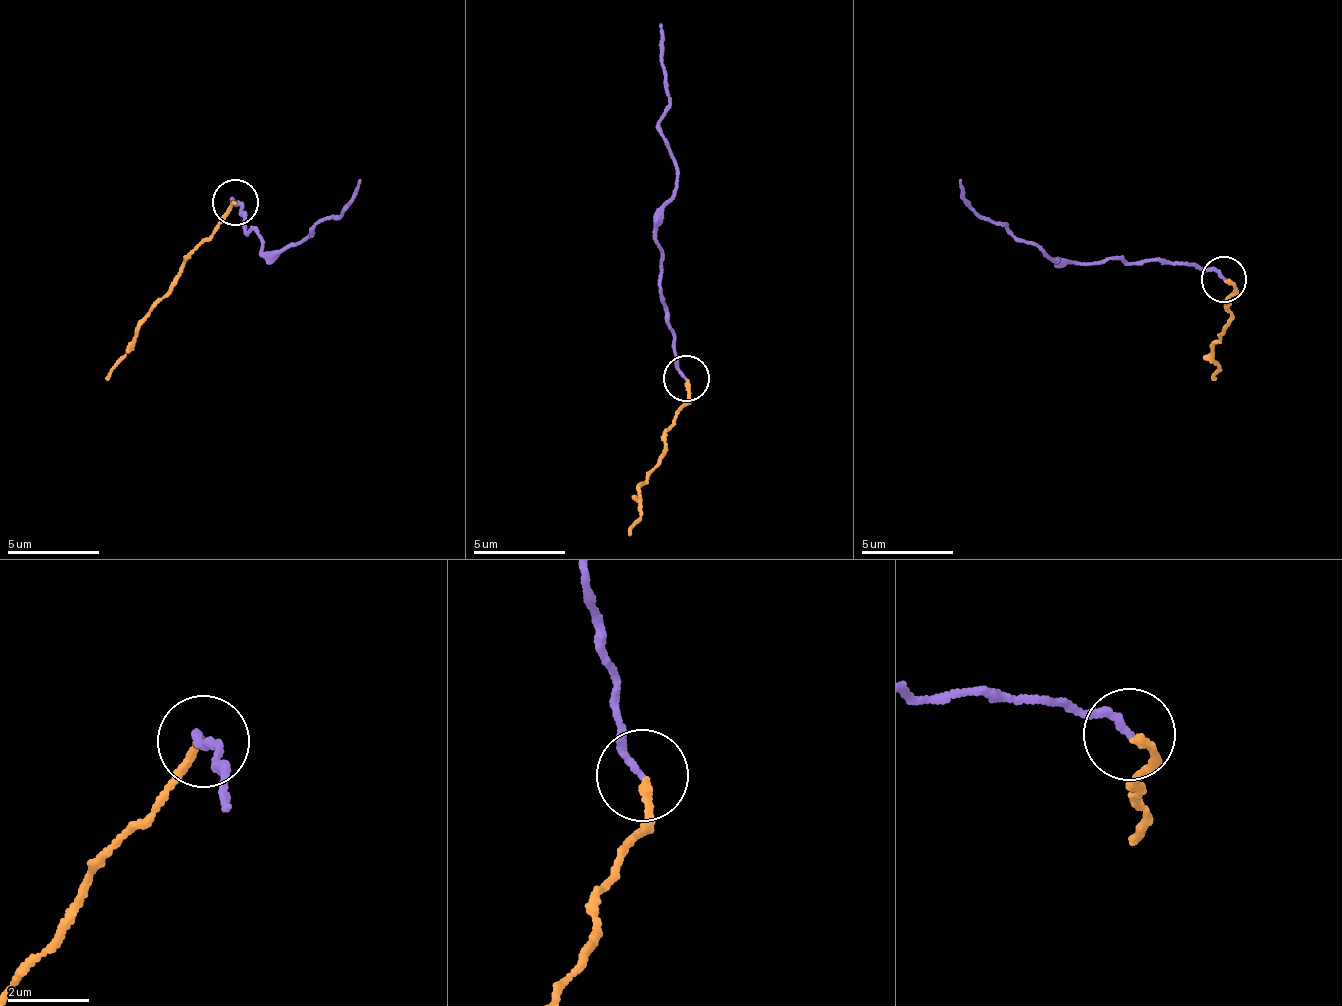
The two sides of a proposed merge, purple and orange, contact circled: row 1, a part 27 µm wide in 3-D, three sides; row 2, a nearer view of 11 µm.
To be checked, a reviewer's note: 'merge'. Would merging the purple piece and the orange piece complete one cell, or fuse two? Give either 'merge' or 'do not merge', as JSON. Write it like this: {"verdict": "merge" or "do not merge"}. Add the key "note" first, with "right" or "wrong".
{"note": "right", "verdict": "merge"}

